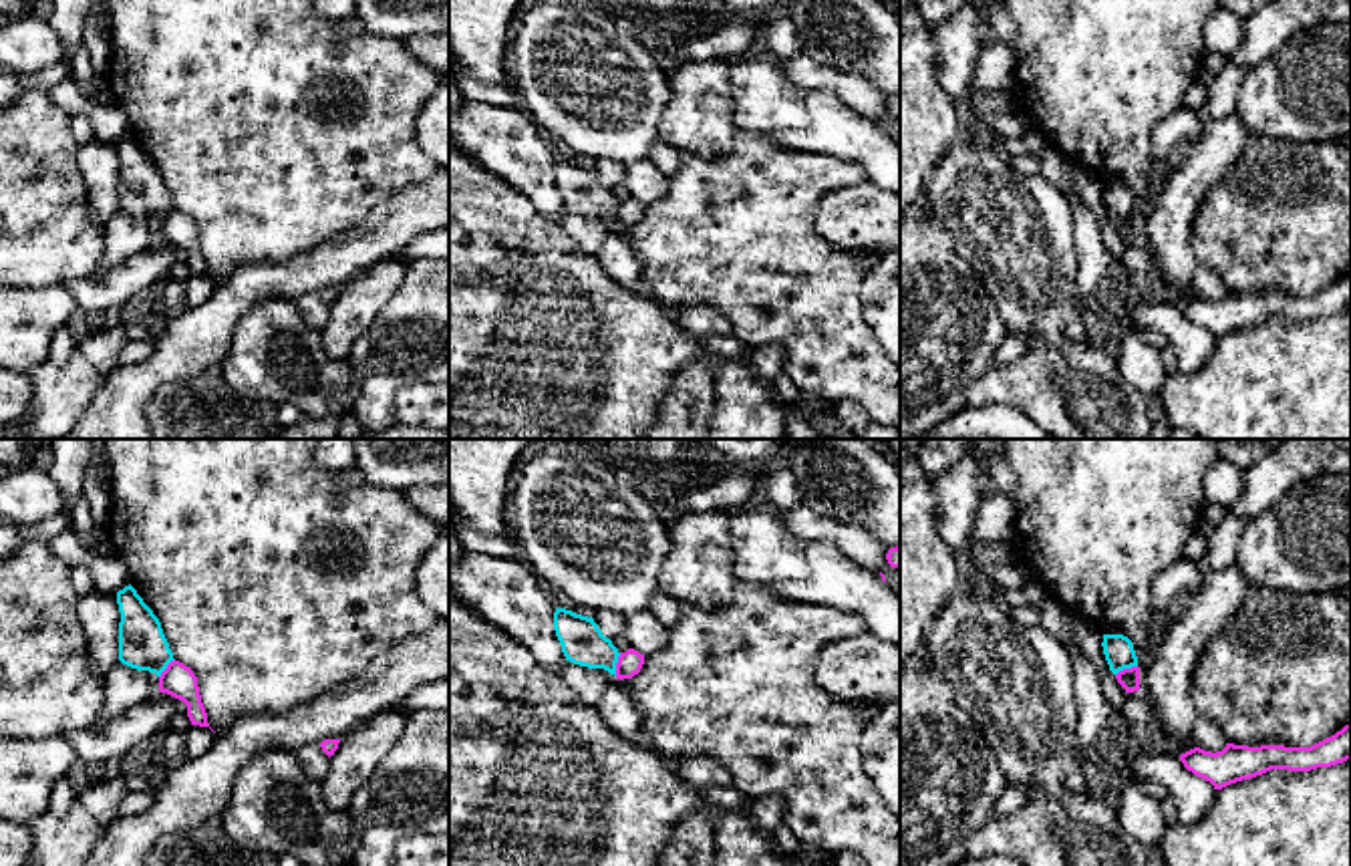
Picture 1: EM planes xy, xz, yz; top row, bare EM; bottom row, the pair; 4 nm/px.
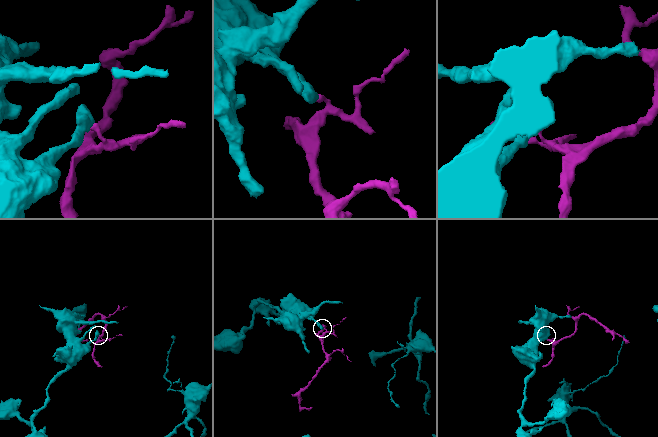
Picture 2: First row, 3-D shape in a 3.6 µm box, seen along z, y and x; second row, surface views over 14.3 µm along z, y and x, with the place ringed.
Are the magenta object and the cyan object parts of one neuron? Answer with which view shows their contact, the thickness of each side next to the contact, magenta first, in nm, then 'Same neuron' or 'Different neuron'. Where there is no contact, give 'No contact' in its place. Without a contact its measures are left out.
Touches magenta in xz. Thickness 100 nm (magenta) against 180 nm. Different neuron

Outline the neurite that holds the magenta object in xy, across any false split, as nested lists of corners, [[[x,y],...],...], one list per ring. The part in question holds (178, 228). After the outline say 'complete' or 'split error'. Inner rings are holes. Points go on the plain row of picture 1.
[[[171,209],[159,226],[159,240],[187,254],[187,266],[191,274],[209,276],[197,236],[197,226],[189,215],[179,209]]]; complete

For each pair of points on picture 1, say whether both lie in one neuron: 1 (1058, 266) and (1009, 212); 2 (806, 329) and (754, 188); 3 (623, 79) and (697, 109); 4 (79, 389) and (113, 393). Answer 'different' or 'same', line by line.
1: same
2: same
3: different
4: different

